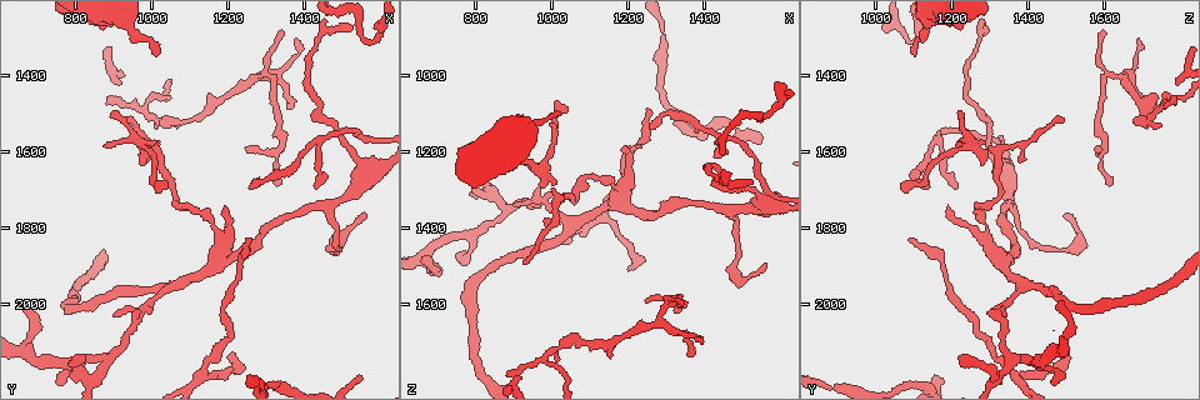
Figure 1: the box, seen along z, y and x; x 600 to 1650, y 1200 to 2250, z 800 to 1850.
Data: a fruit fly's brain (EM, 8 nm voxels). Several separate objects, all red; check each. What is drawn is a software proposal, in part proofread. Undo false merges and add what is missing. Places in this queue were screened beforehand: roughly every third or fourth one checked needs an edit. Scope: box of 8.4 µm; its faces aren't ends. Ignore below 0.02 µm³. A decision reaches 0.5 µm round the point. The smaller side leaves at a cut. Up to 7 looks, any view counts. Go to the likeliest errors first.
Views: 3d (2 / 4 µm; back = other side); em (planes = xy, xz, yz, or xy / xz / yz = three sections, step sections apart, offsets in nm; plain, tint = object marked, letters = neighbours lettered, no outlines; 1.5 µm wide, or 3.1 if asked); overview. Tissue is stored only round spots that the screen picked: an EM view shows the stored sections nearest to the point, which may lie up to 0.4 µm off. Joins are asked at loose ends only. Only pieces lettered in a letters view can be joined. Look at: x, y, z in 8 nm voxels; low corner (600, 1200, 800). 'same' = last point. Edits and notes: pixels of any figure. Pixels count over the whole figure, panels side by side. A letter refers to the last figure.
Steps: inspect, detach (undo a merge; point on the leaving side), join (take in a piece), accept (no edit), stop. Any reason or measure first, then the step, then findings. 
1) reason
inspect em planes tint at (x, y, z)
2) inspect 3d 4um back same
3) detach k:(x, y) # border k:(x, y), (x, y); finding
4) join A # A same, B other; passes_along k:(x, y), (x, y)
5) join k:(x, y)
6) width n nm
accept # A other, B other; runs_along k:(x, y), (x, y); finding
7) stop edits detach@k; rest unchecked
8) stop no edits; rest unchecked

thin end
inspect em planes plain at (1245, 1830, 1085)

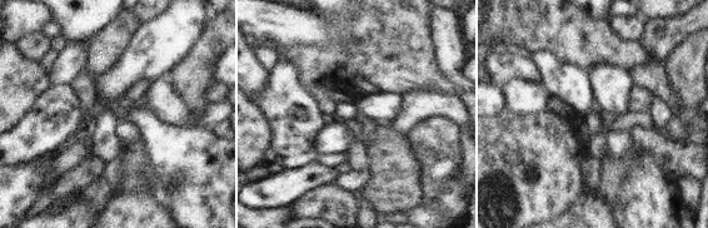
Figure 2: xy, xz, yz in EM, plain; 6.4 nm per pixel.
inspect em planes letters same

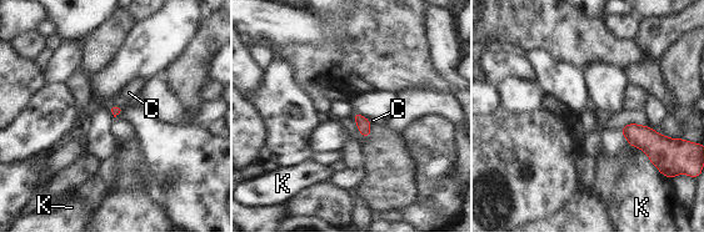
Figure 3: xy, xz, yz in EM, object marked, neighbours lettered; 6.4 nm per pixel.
join C # C same, K other; passes_along 3:(364, 126), (368, 121), (373, 120); the cell continues

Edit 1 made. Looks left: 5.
thin end
inspect em xz step 8 letters at (1015, 1345, 1105)

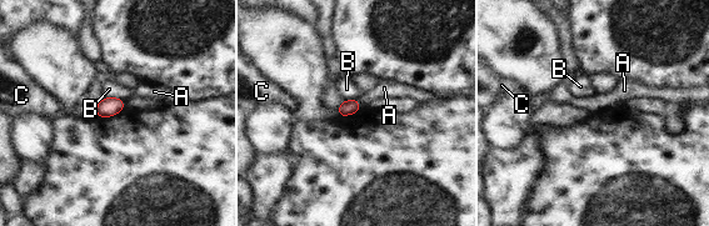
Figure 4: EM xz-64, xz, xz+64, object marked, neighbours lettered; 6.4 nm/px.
width 100 nm; longest_contact B 150 nm
accept # A other, B other, C other; none of them fits

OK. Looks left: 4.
tapers out
inspect 3d 2um at (1000, 1690, 1075)

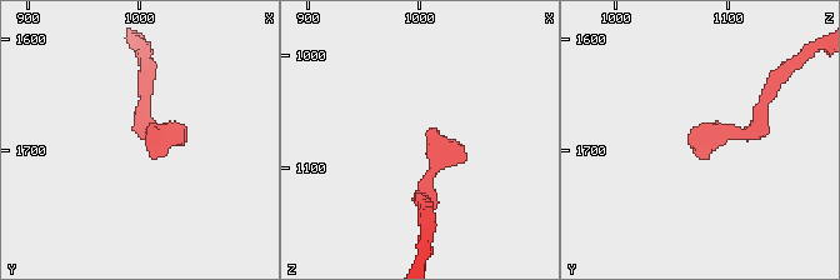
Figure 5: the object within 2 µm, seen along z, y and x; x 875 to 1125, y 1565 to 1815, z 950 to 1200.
inspect em xy step 8 tint at (1008, 1694, 1066)

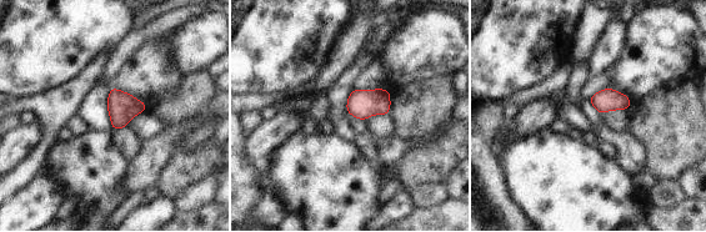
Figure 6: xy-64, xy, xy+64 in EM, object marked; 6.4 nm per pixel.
inspect em yz step 4 letters same

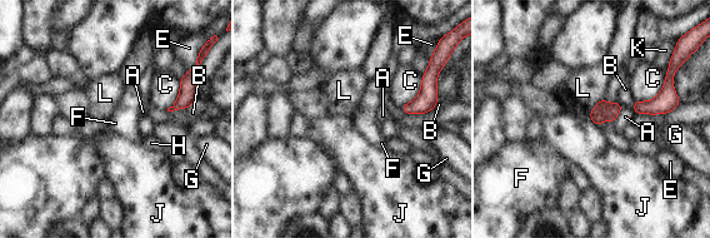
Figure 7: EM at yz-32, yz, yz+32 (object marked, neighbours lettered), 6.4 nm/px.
width 130 nm
accept # A other, B other, C other, E other, F other, G other, H other, J other, K other, L other; border 7:(588, 115), (596, 127); no lettered piece goes on from it

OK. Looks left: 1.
stop edits join@3; rest unchecked

